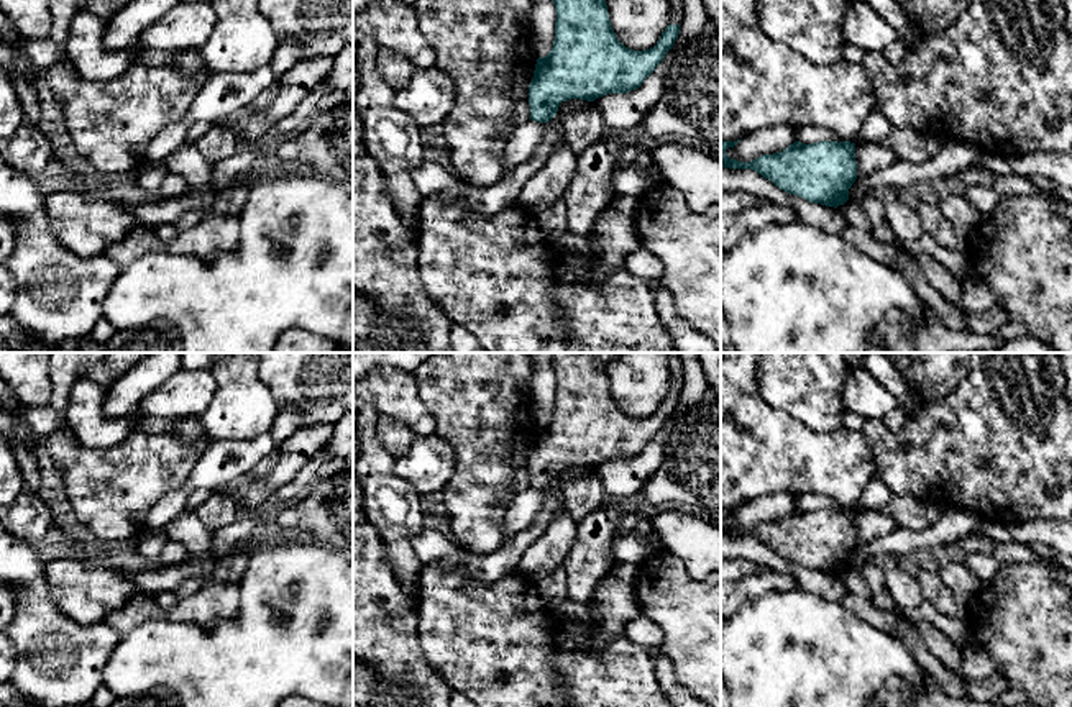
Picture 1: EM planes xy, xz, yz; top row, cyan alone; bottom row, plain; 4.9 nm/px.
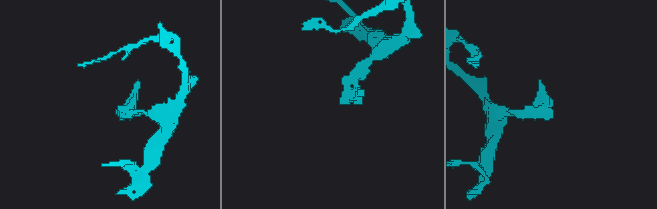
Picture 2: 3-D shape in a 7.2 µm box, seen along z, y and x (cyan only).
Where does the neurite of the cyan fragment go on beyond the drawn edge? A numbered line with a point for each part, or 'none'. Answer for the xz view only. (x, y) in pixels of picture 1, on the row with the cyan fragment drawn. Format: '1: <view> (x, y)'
none

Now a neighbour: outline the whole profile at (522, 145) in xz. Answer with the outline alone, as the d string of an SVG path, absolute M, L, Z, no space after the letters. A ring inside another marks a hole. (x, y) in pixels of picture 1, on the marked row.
M529 120L522 123L511 136L504 156L504 176L512 172L519 164L529 161L545 133L545 123Z

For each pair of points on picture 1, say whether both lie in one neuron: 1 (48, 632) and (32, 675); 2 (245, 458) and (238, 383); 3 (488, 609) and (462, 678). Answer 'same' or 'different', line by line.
1: same
2: different
3: same

